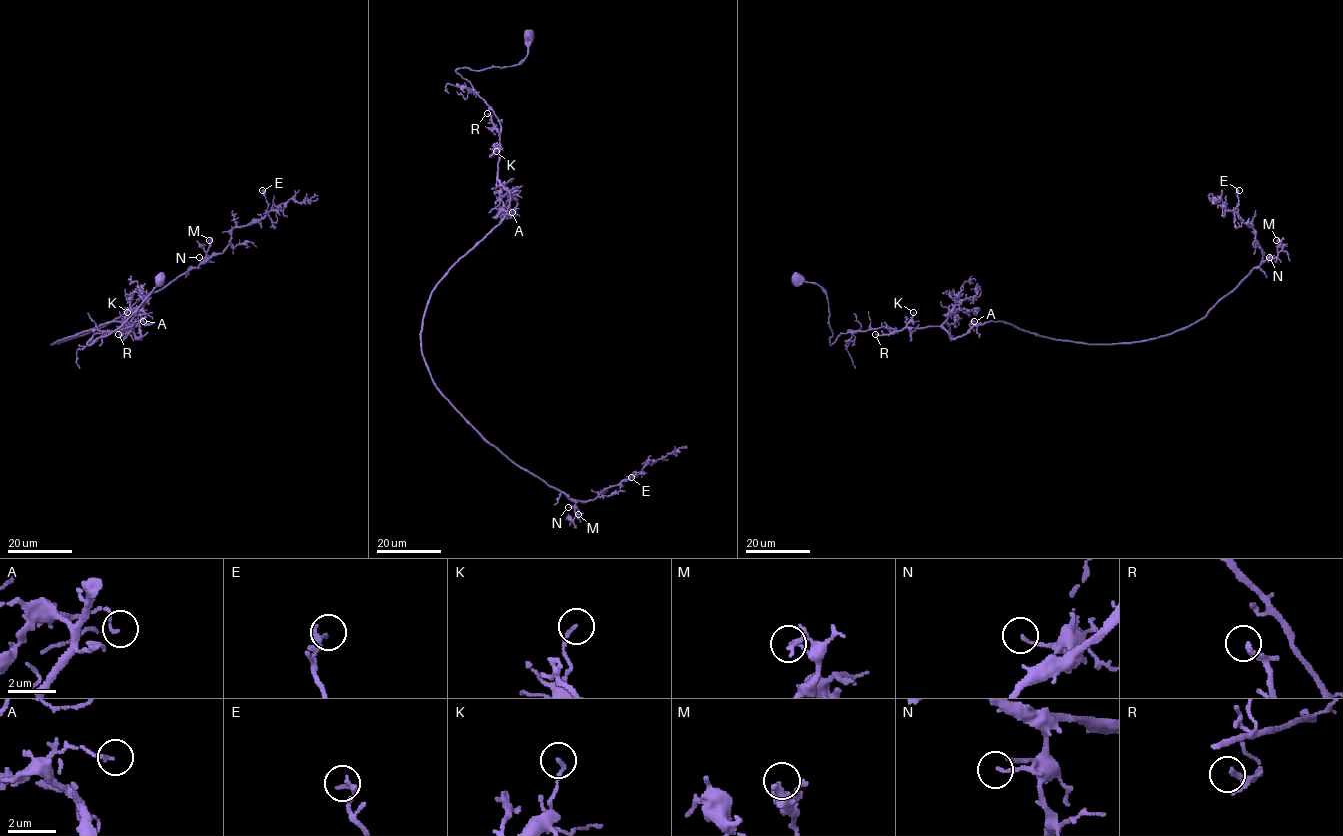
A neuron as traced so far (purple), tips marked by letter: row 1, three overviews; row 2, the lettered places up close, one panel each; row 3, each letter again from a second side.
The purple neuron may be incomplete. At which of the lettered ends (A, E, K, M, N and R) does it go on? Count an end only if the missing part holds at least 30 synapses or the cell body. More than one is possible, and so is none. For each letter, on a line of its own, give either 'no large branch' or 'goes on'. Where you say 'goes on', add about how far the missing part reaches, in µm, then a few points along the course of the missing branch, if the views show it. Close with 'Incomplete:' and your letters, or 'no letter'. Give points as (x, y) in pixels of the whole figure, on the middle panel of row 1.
A: no large branch
E: no large branch
K: no large branch
M: no large branch
N: no large branch
R: goes on; about 15 µm are missing; missing branch runs (487, 113), (471, 108), (475, 117)
Incomplete: R

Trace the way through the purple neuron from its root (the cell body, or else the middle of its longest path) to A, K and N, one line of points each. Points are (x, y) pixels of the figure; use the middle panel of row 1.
A: (527, 34), (528, 55), (519, 63), (456, 70), (499, 123), (498, 181), (510, 197), (505, 210), (512, 212)
K: (527, 34), (528, 55), (519, 63), (482, 70), (456, 70), (471, 83), (499, 123), (500, 139), (496, 151)
N: (527, 34), (519, 63), (456, 70), (499, 123), (510, 206), (432, 291), (421, 351), (451, 405), (568, 507)

